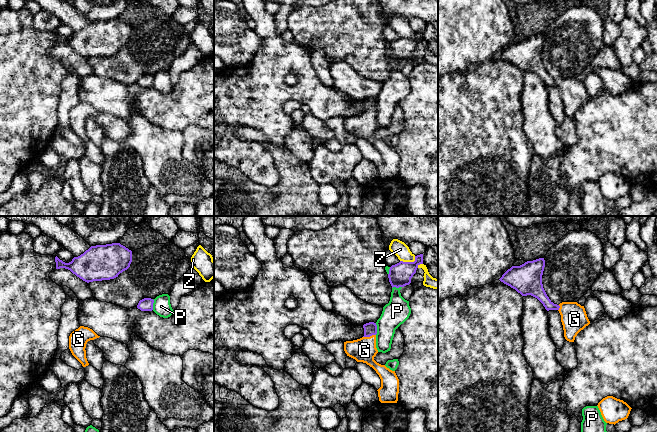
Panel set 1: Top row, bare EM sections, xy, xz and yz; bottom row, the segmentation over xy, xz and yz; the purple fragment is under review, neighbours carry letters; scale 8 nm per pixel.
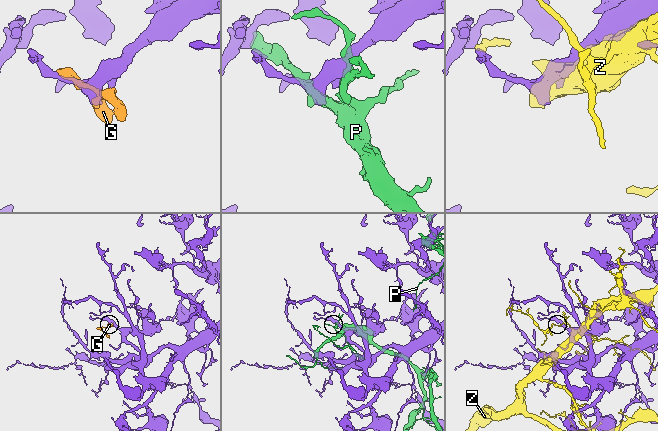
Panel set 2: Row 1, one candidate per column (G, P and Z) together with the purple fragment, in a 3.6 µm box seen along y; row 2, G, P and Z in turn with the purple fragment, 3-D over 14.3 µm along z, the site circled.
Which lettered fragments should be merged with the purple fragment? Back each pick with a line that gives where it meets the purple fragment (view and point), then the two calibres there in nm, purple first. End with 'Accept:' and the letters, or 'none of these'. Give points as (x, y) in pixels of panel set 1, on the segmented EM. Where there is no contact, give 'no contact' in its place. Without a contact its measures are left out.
G: meets purple in xz at (369, 336); 100 nm thick on the purple side, 190 nm on the other
Accept: G

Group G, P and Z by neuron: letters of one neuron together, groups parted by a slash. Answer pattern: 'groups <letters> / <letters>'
groups G / P / Z

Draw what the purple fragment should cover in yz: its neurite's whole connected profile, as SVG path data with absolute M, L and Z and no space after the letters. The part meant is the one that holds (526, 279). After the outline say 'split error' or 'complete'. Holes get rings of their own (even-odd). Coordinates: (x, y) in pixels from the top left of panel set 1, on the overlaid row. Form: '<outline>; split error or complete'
M544 258L527 261L520 266L512 266L499 280L522 296L531 295L537 298L547 311L558 310L561 315L564 337L567 341L574 342L577 334L590 324L585 308L577 302L554 304L543 288L544 267Z; split error

